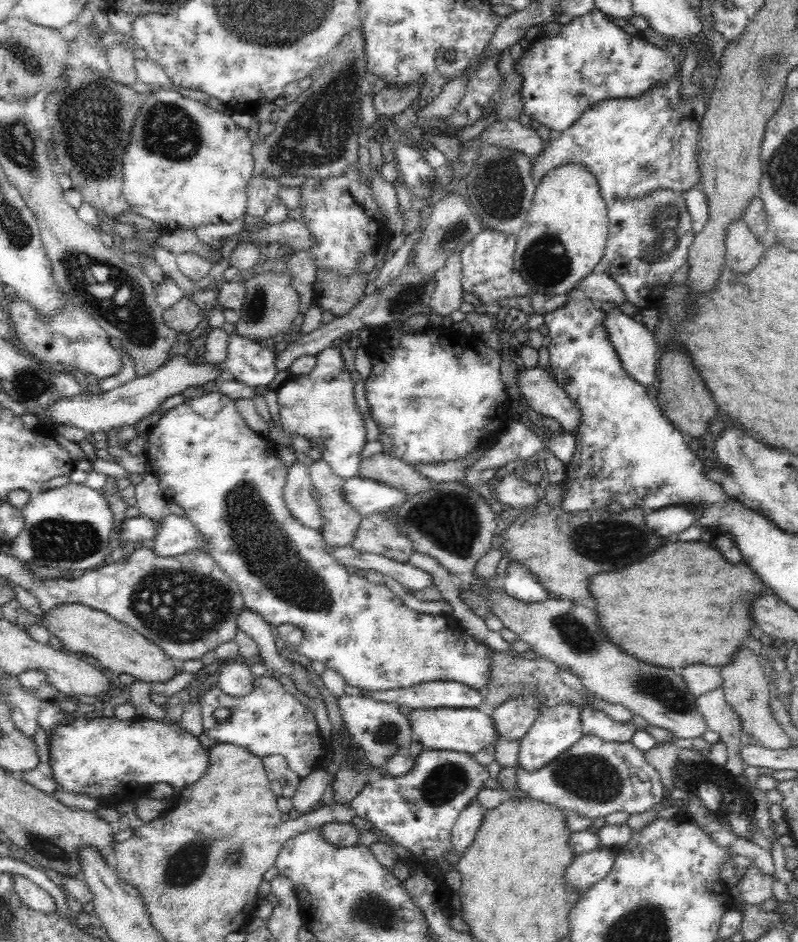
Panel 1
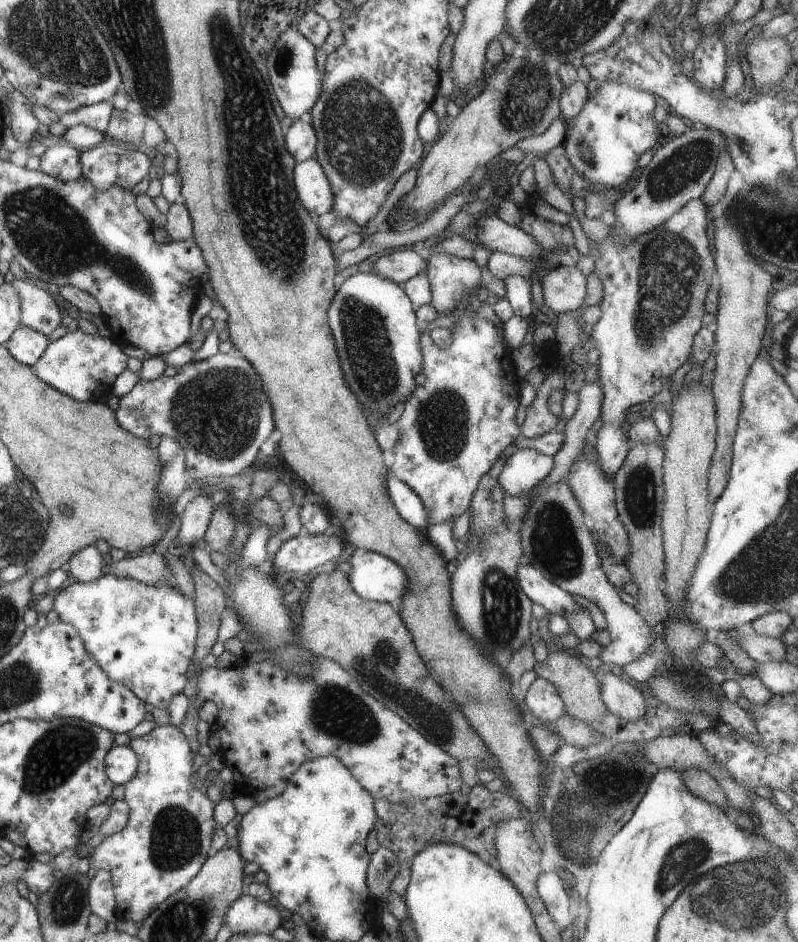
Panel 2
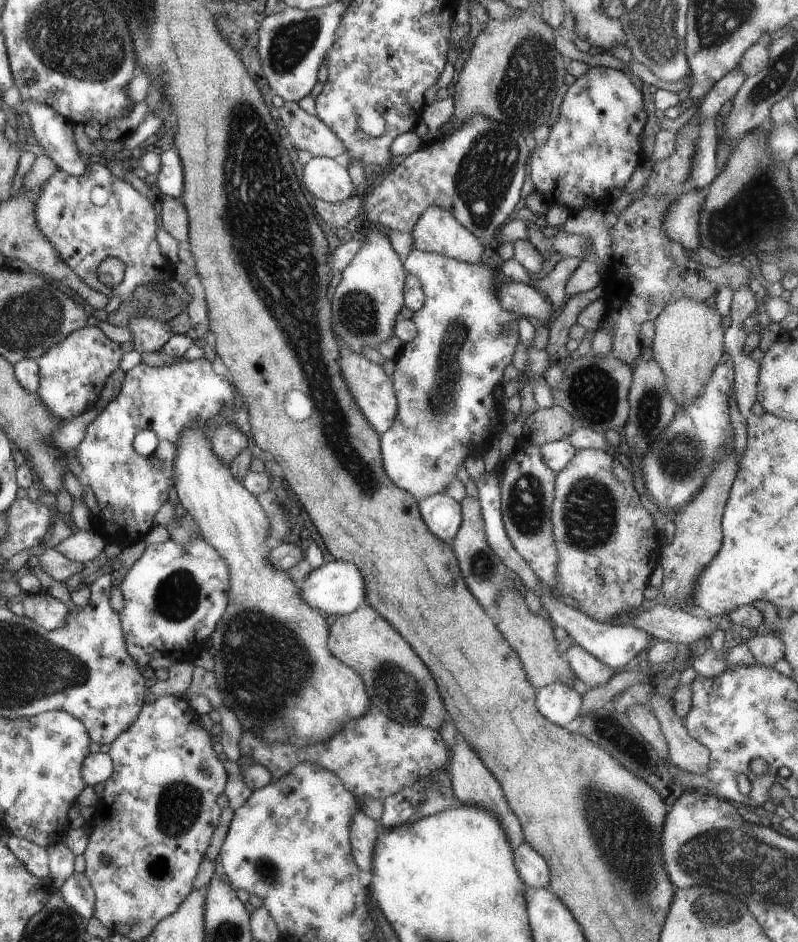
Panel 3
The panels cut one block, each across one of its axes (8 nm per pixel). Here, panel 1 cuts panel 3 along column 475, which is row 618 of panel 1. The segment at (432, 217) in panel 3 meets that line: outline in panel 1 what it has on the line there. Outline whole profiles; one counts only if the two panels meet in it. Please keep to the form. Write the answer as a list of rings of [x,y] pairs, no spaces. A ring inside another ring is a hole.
[[[247,610],[239,617],[238,630],[244,631],[257,644],[264,658],[264,664],[267,667],[268,674],[276,674],[276,672],[284,672],[290,678],[294,679],[296,686],[302,690],[305,695],[317,696],[318,694],[312,687],[312,684],[306,681],[306,673],[302,671],[299,664],[293,664],[278,653],[279,640],[275,634],[274,628],[263,620],[253,610]]]

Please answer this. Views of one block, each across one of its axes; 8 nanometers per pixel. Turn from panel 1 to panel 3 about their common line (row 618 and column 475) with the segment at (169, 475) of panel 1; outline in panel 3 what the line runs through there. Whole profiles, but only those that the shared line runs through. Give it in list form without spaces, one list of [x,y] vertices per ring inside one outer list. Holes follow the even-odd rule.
[[[411,249],[407,258],[403,260],[402,266],[406,274],[415,276],[417,282],[421,284],[424,294],[424,304],[419,308],[419,311],[413,311],[410,318],[416,328],[415,338],[409,340],[407,343],[403,343],[400,354],[394,361],[395,368],[390,378],[392,379],[393,391],[397,402],[397,411],[391,428],[379,435],[379,444],[383,471],[387,474],[389,480],[400,490],[405,490],[405,492],[411,494],[416,500],[421,500],[433,494],[441,493],[441,490],[456,476],[457,466],[461,462],[463,463],[469,455],[481,455],[483,447],[488,446],[485,444],[486,439],[495,435],[495,433],[503,428],[502,424],[504,421],[501,422],[502,419],[500,419],[503,414],[501,403],[493,400],[493,388],[502,380],[503,370],[511,363],[515,347],[520,341],[517,328],[519,316],[513,314],[513,312],[503,310],[503,306],[499,304],[499,300],[495,296],[495,290],[497,290],[497,286],[499,286],[499,282],[501,281],[497,280],[499,277],[496,277],[498,275],[495,273],[496,270],[490,269],[487,265],[482,263],[467,264],[467,262],[459,262],[459,260],[440,256],[436,253]],[[503,324],[509,328],[509,332],[503,332],[503,328],[501,328]]]

